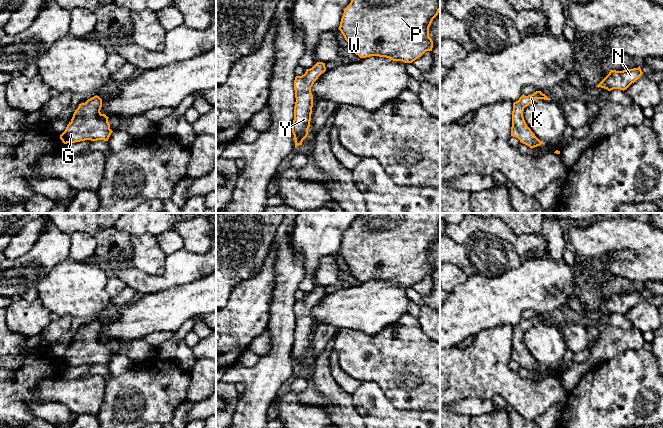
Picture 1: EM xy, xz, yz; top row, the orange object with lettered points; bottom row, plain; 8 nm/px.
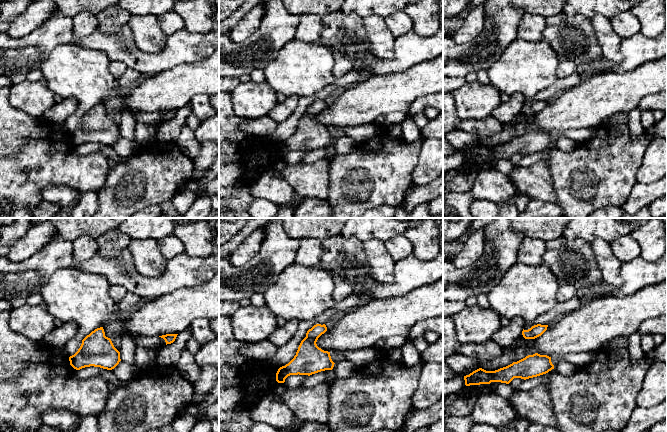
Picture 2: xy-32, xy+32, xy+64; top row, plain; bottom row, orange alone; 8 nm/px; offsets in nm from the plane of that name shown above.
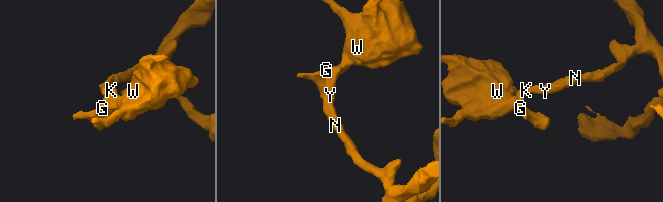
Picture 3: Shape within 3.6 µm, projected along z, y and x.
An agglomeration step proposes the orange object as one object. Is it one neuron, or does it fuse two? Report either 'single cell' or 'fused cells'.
single cell

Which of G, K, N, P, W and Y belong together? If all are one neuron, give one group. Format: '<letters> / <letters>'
G K N P W Y

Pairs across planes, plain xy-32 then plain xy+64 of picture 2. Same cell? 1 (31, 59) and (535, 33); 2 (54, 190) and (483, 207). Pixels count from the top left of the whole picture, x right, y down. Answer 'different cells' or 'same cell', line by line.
1: different cells
2: different cells

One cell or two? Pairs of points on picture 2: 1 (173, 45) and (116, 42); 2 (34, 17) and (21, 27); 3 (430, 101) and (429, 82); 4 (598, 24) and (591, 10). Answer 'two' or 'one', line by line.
1: one
2: one
3: two
4: two

